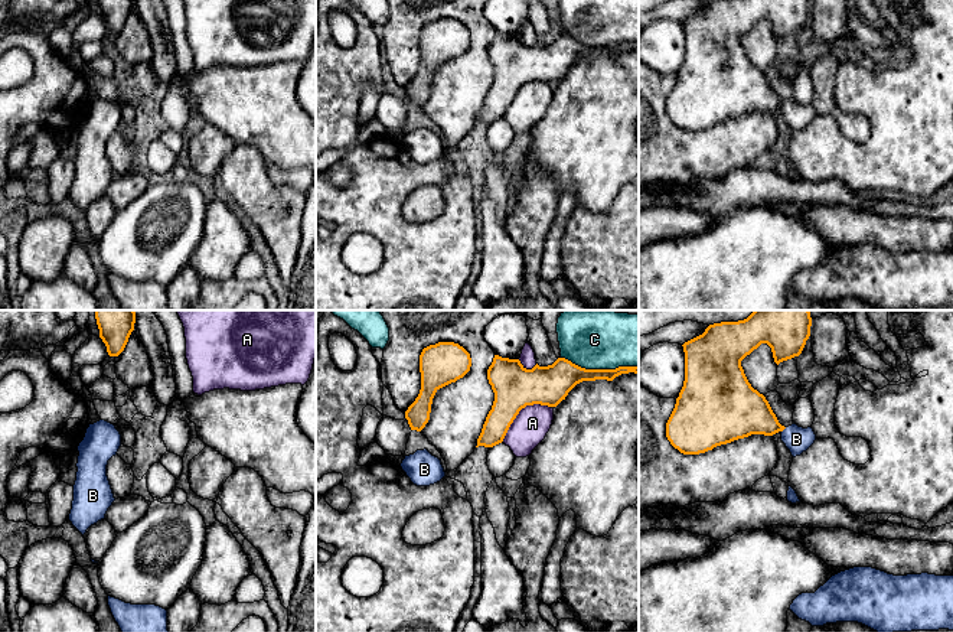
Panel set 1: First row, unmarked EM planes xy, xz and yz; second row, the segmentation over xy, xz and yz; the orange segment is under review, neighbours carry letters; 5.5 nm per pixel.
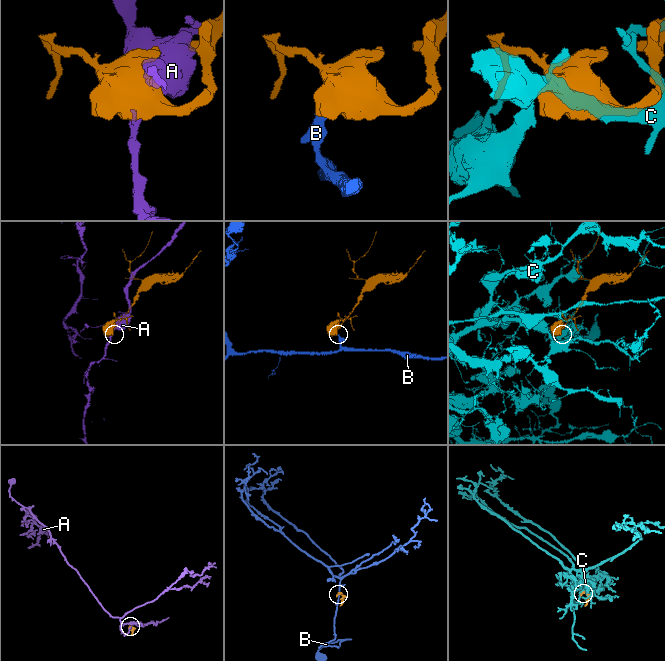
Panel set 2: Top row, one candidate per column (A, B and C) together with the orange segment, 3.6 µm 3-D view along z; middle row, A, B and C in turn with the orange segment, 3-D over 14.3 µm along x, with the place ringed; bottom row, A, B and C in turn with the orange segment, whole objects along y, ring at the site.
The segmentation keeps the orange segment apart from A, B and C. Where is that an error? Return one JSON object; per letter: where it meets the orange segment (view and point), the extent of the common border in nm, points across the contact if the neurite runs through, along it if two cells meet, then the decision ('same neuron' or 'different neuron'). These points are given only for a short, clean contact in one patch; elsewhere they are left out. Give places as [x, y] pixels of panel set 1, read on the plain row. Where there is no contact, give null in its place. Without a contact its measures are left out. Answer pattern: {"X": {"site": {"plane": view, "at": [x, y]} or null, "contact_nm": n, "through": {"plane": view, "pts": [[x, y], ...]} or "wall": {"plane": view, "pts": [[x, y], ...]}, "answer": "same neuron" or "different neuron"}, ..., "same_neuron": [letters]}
{"A": {"site": {"plane": "xz", "at": [519, 87]}, "contact_nm": 340, "answer": "different neuron"}, "B": {"site": {"plane": "yz", "at": [783, 106]}, "contact_nm": 40, "through": {"plane": "yz", "pts": [[743, 88], [770, 103], [783, 106], [796, 116]]}, "answer": "same neuron"}, "C": {"site": {"plane": "xz", "at": [600, 46]}, "contact_nm": 440, "answer": "different neuron"}, "same_neuron": ["B"]}

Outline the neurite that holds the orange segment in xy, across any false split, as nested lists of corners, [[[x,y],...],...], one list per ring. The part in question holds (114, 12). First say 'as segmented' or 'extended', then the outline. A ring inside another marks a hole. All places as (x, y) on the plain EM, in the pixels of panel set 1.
as segmented | [[[97,0],[110,33],[118,33],[134,7],[134,0]]]

